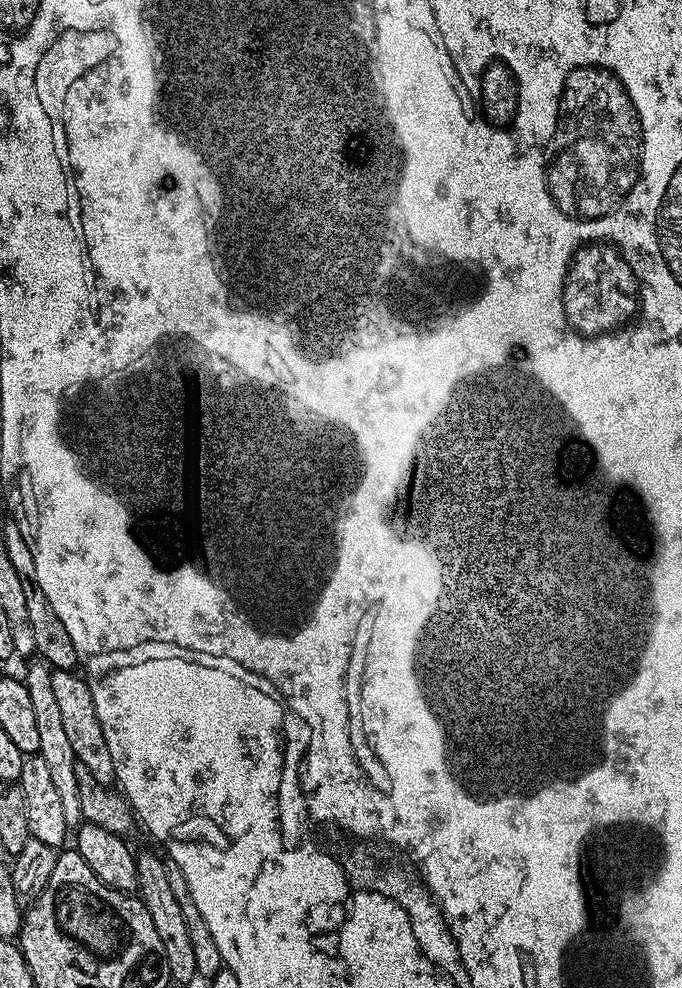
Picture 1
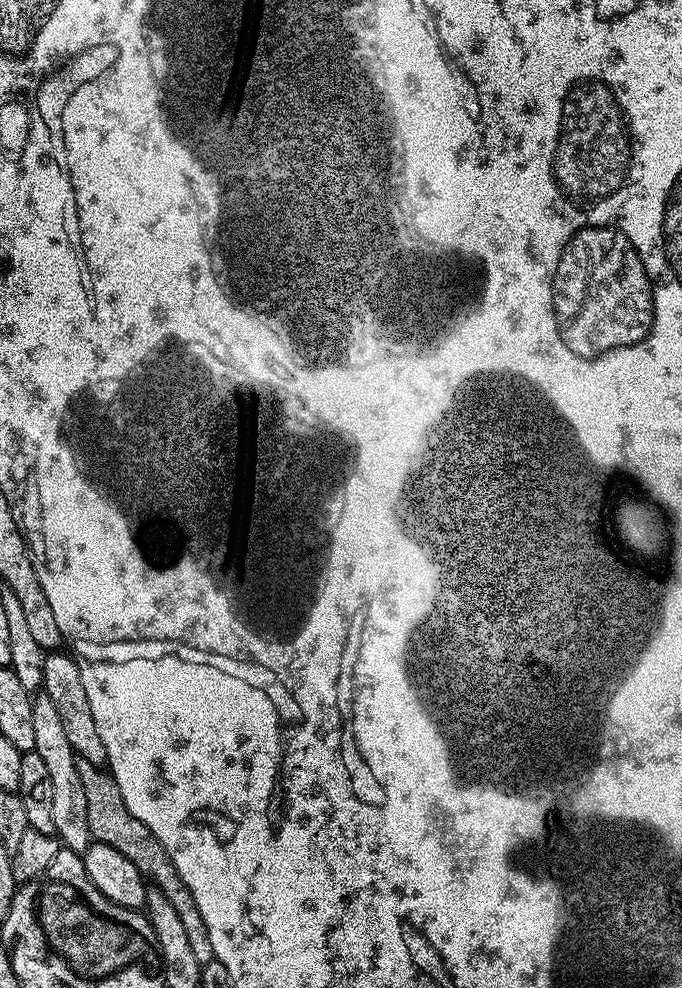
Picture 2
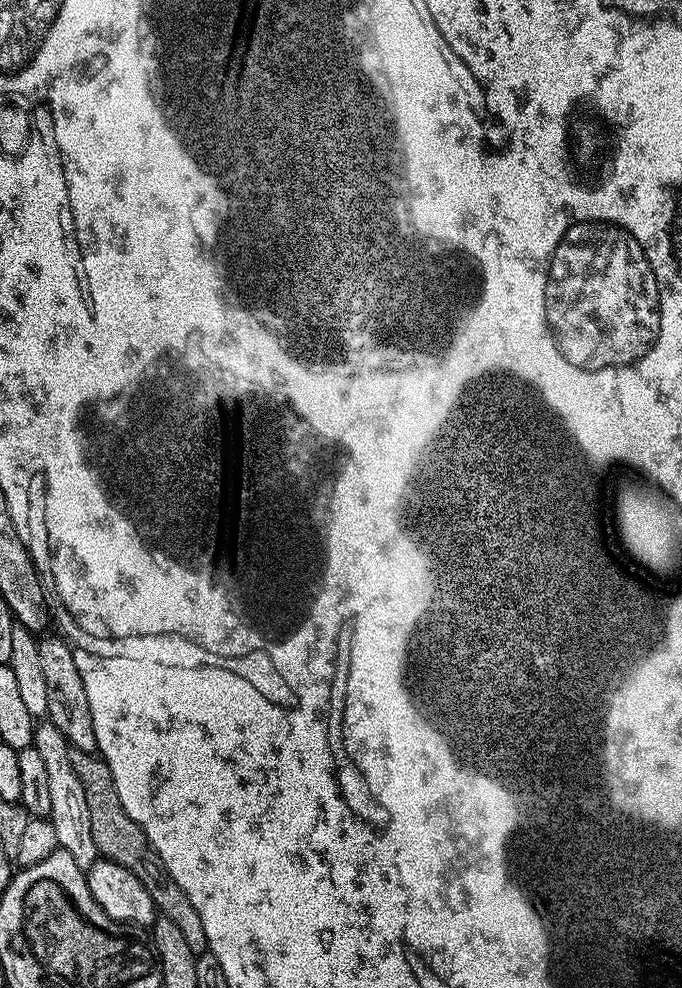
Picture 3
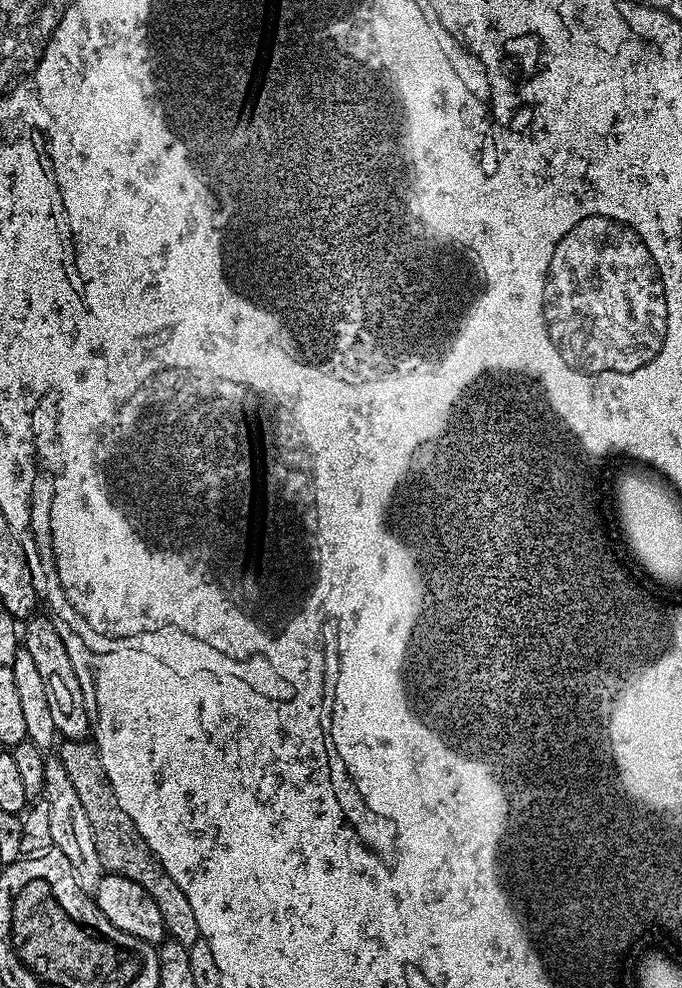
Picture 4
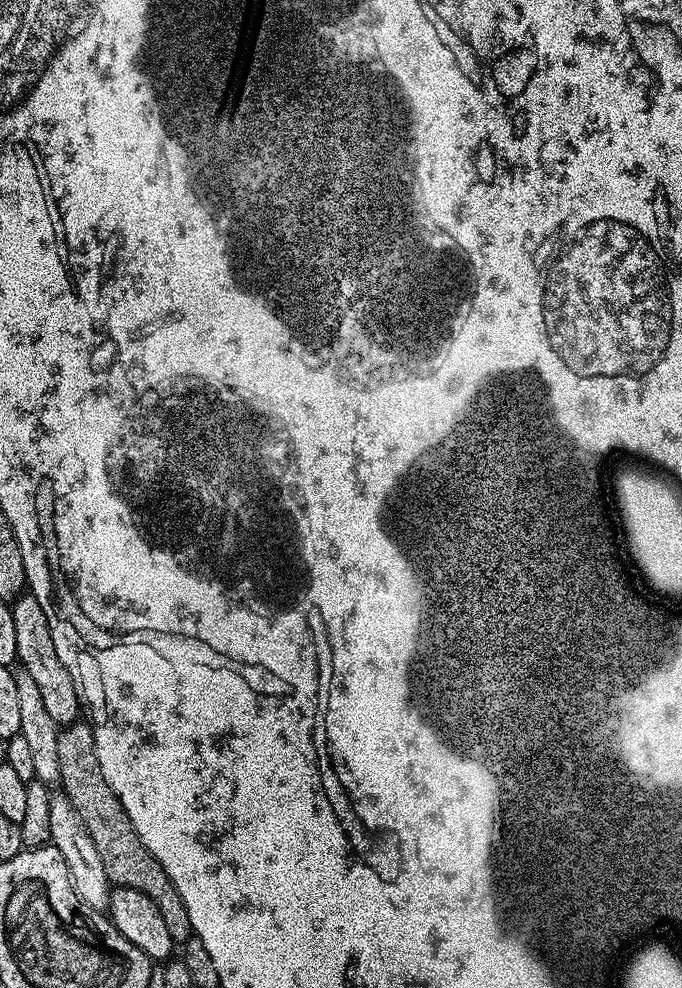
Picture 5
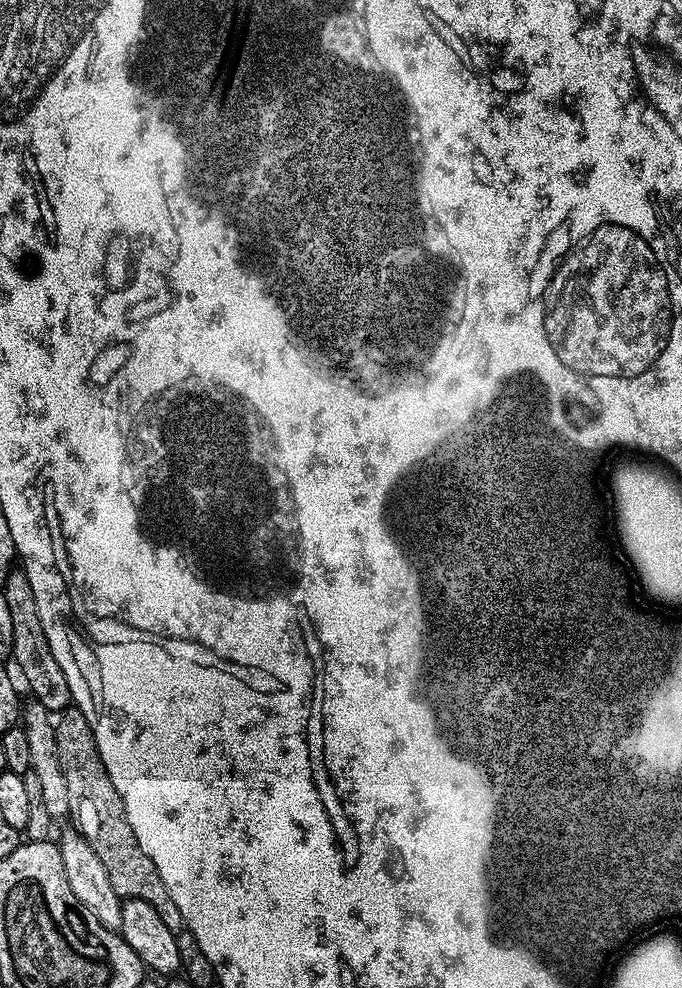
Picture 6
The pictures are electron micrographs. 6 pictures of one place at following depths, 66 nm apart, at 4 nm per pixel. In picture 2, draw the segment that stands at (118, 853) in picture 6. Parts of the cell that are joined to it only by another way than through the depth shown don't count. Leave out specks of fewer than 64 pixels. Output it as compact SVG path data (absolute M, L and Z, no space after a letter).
M77 759L78 775L82 780L83 791L86 793L87 801L87 821L89 823L89 834L91 839L97 844L109 844L114 846L114 850L119 850L138 866L138 870L155 887L159 888L162 894L166 894L166 899L170 901L170 906L178 913L178 918L182 926L186 929L190 946L194 953L194 958L198 958L200 965L206 965L214 958L212 947L210 946L210 934L206 934L206 922L202 922L202 913L198 910L198 902L194 902L194 894L182 882L178 870L174 870L174 862L166 854L164 847L150 834L130 810L126 810L126 801L122 798L122 790L118 790L118 782L112 777L112 773L105 770L101 765L91 764L85 760Z

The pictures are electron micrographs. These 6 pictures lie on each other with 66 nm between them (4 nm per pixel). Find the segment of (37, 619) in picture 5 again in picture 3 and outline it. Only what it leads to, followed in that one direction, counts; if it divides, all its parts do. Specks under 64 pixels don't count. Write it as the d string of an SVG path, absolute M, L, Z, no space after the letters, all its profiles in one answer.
M59 634L47 636L39 641L38 646L40 665L46 677L47 719L62 732L66 742L75 751L96 752L94 718L90 718L90 702L86 698L86 686L82 686L82 674L78 674L77 653L63 636Z

